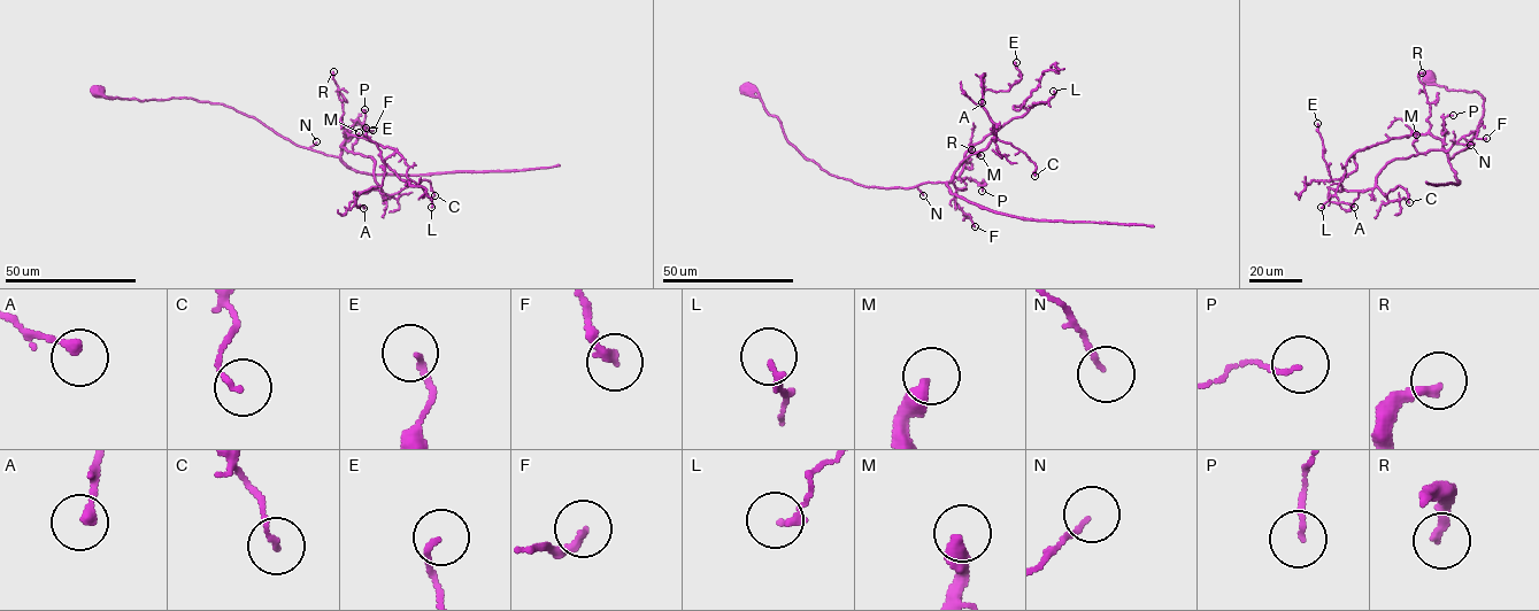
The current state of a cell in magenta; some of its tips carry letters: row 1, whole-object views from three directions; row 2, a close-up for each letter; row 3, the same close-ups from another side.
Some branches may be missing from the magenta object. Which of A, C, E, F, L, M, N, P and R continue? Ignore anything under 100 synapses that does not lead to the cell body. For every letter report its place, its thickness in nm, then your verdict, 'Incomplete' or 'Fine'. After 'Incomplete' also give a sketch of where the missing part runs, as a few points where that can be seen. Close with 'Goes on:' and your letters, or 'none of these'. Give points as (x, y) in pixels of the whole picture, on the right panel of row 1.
A: Place: (1354, 207). Thickness 240 nm. Fine
C: Place: (1409, 202). Thickness 120 nm. Fine
E: Place: (1317, 123). Thickness 140 nm. Fine
F: Place: (1486, 138). Thickness 200 nm. Fine
L: Place: (1321, 207). Thickness 130 nm. Fine
M: Place: (1416, 134). Thickness 400 nm. Fine
N: Place: (1470, 145). Thickness 110 nm. Fine
P: Place: (1453, 115). Thickness 110 nm. Fine
R: Place: (1422, 72). Thickness 220 nm. Fine
Goes on: none of these

